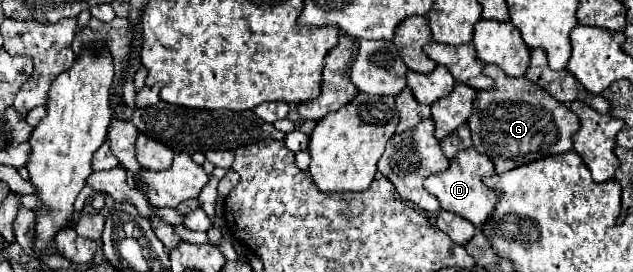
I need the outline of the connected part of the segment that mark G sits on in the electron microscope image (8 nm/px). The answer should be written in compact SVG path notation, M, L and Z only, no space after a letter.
M487 64L483 72L495 80L495 86L475 94L475 110L467 124L471 128L473 148L491 158L497 174L545 156L573 150L571 136L579 130L579 118L575 118L565 104L551 98L547 90L525 76L511 78L503 74L503 70L495 64Z

